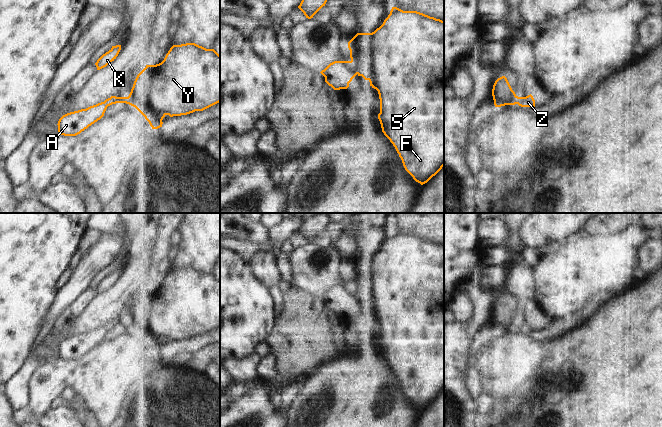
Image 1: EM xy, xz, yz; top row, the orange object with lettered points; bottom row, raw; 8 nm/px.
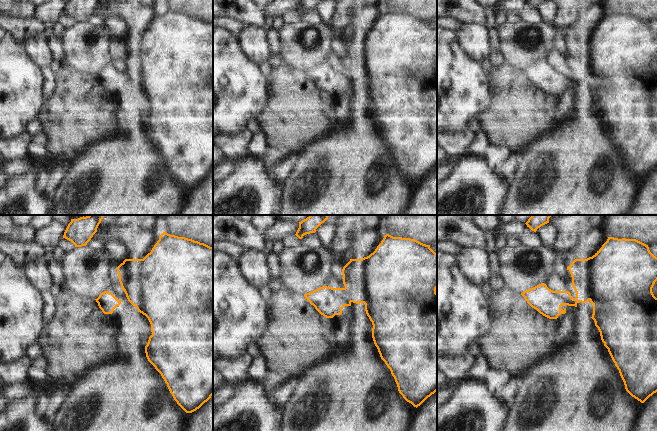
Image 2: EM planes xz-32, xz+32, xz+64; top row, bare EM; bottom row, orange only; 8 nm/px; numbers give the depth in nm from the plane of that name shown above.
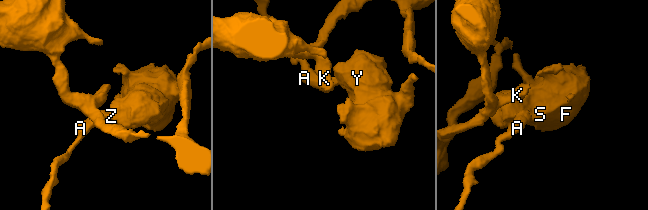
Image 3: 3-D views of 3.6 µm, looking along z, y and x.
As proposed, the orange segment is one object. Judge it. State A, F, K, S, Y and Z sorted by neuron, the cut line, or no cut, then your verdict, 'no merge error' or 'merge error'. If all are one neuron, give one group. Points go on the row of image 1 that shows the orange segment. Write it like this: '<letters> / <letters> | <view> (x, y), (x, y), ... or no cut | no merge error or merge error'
A K Z / F S Y | xz (351, 60), (357, 73) | merge error

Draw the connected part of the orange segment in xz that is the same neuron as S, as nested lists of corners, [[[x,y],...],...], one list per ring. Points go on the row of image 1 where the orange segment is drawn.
[[[392,7],[383,24],[372,33],[357,33],[349,42],[350,58],[358,76],[370,82],[370,86],[378,91],[380,113],[378,119],[382,132],[395,147],[405,170],[421,185],[427,183],[444,166],[444,21],[430,17],[417,11],[403,11]]]

